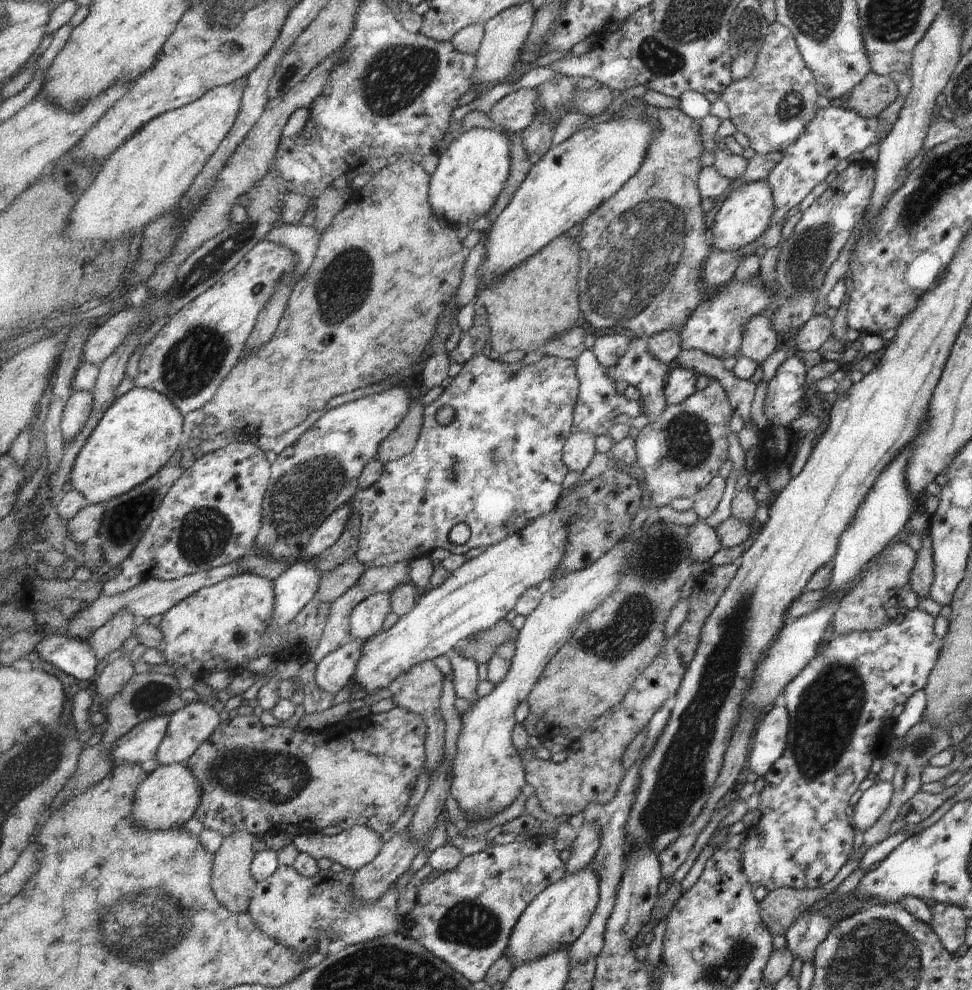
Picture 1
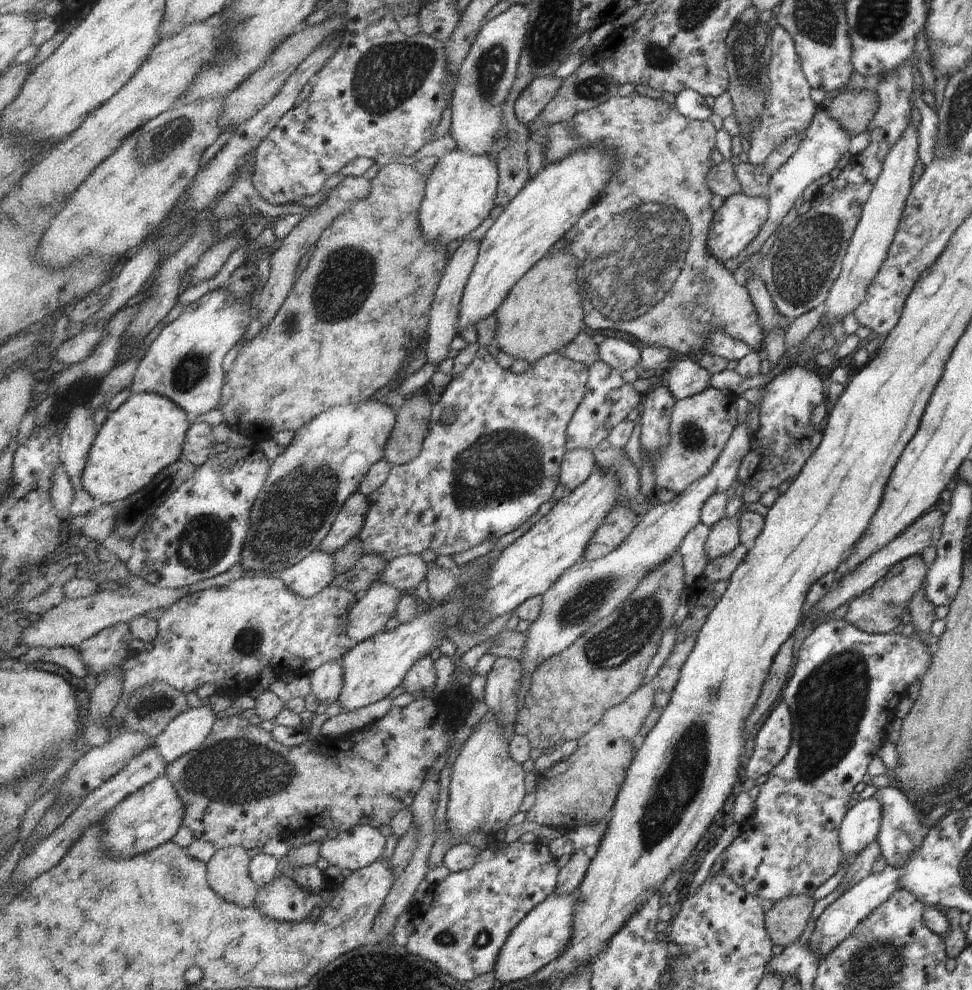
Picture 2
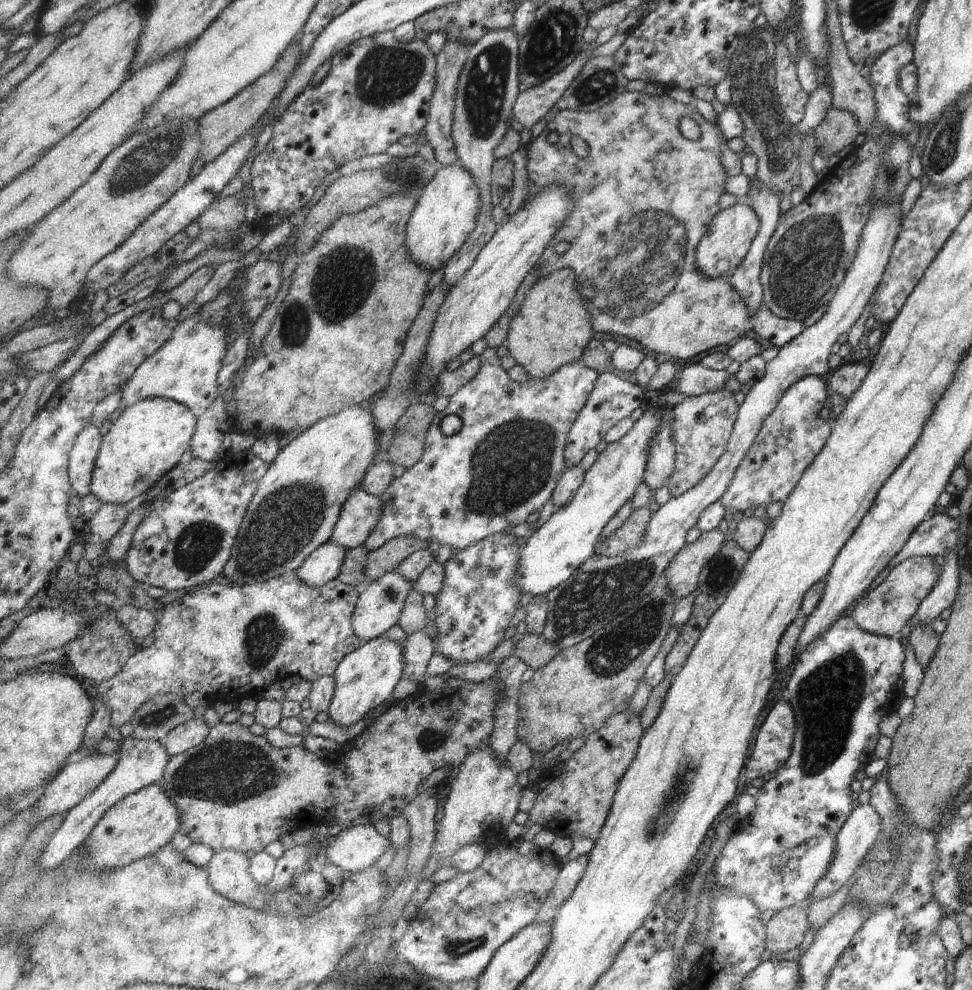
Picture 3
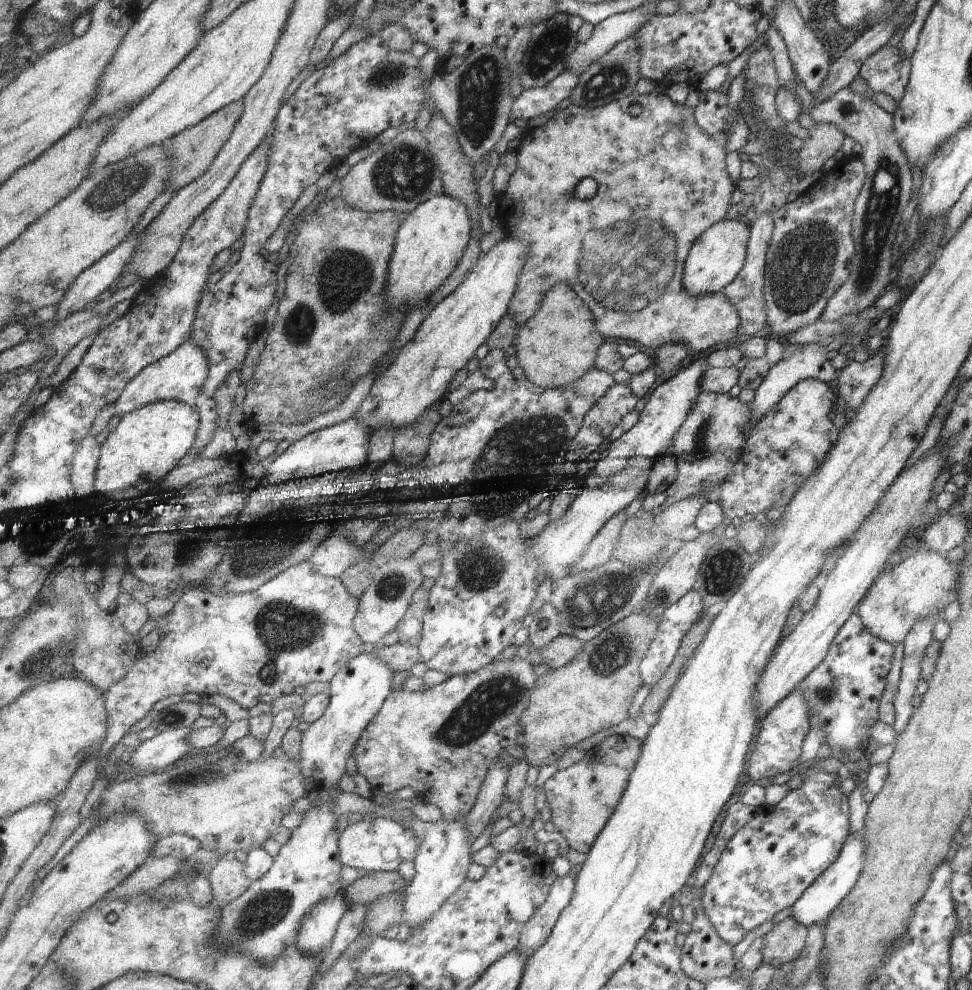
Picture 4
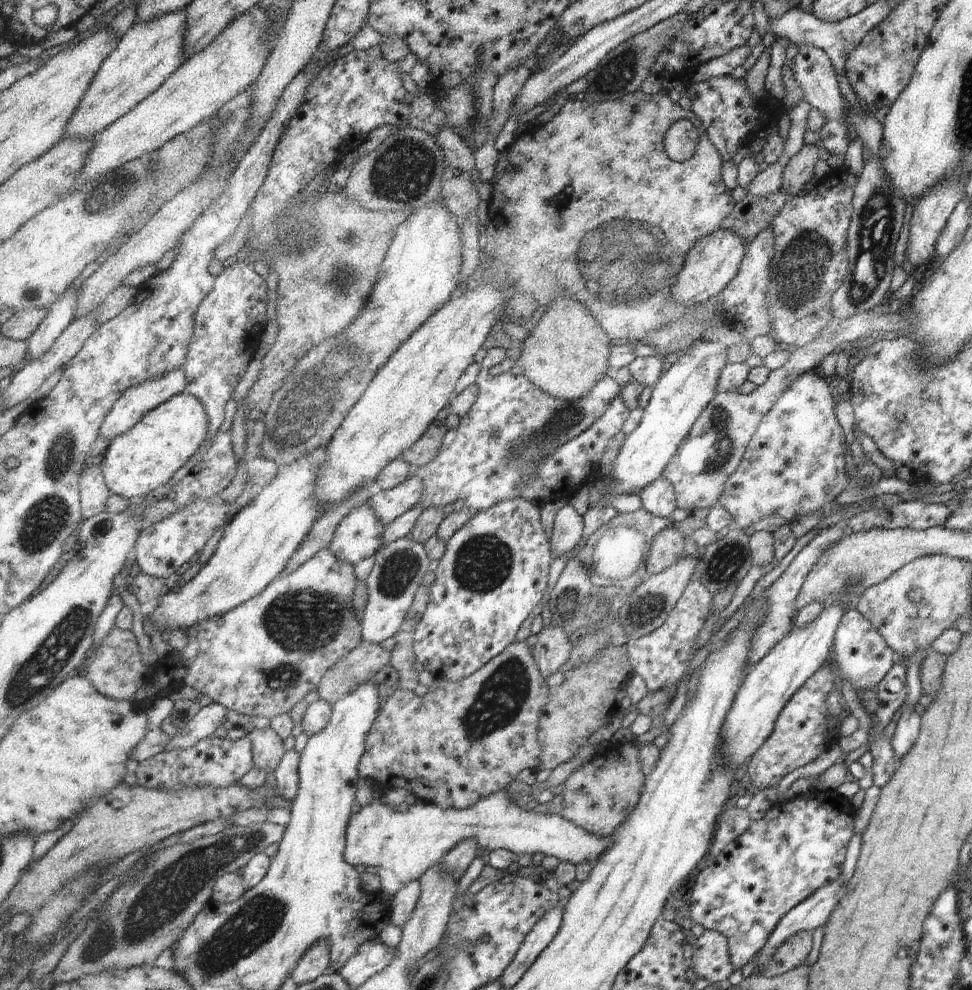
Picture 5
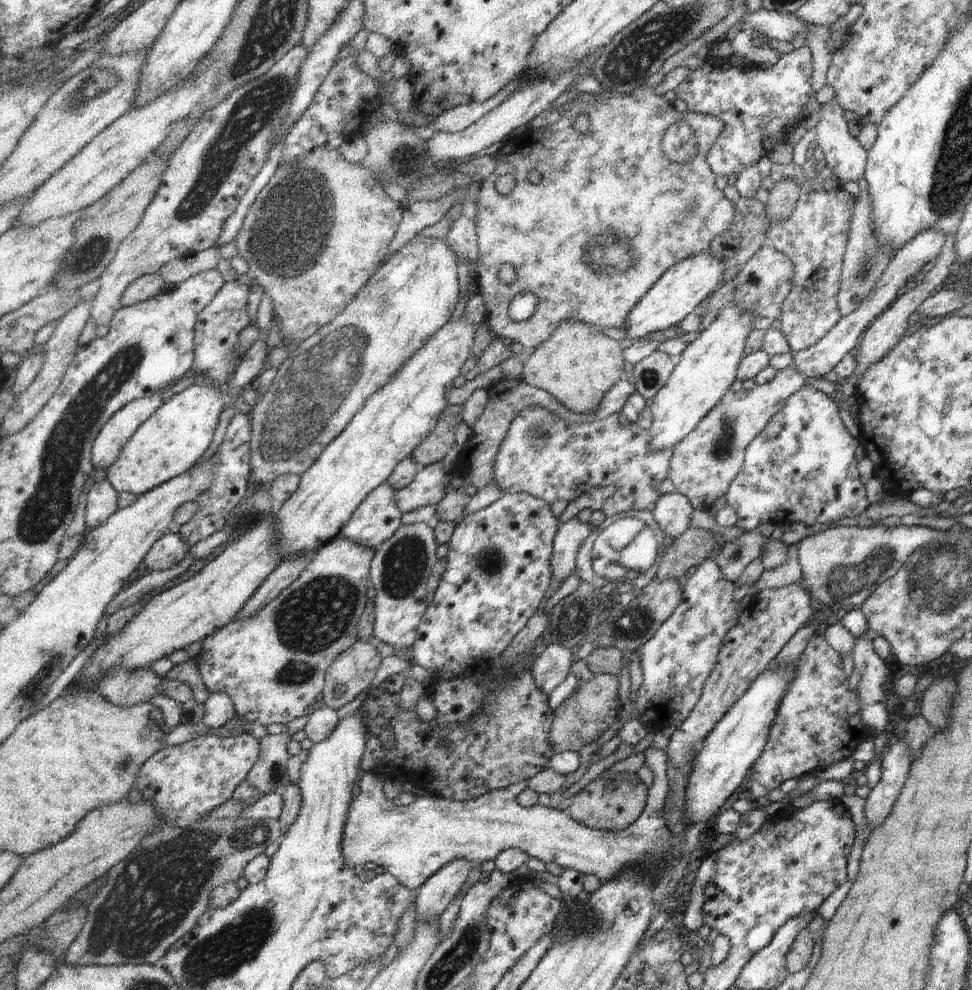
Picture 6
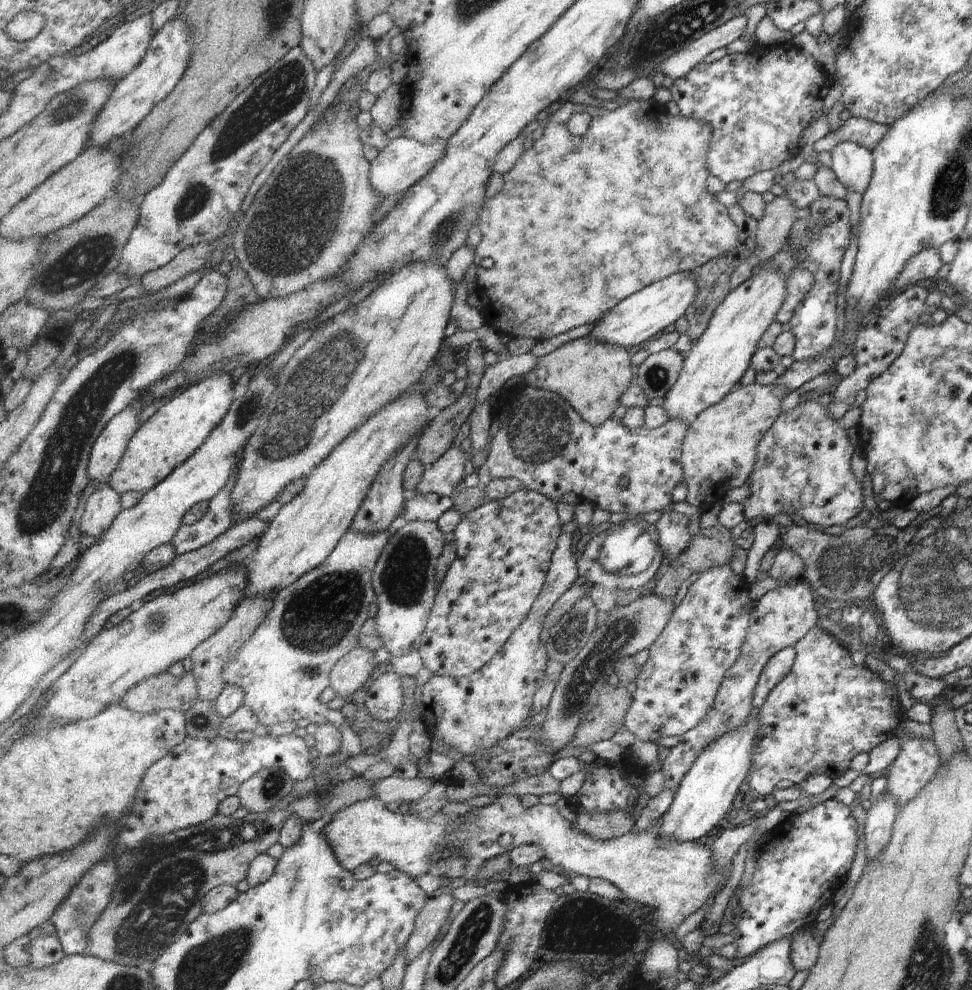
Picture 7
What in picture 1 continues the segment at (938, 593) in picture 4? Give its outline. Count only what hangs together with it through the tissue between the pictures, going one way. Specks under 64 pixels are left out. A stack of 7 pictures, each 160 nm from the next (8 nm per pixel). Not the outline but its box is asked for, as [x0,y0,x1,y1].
[833,542,916,634]

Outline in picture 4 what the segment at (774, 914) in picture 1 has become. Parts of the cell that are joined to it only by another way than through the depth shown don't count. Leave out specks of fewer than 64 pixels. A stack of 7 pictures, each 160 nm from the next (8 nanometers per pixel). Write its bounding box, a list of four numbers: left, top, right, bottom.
[761,917,807,970]

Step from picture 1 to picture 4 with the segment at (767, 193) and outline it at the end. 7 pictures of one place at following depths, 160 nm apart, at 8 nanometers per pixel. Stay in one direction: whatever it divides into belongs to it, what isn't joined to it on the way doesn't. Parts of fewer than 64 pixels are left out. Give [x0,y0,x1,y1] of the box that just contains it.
[683,218,750,297]

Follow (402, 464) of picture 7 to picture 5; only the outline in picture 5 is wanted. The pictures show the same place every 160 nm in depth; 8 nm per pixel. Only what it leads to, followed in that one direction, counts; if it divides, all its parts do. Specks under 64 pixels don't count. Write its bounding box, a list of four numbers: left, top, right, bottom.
[330,502,385,566]

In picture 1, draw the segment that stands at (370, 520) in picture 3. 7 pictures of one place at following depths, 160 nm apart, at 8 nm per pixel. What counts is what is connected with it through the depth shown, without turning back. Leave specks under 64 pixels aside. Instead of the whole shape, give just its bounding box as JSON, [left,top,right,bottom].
[305,505,352,558]

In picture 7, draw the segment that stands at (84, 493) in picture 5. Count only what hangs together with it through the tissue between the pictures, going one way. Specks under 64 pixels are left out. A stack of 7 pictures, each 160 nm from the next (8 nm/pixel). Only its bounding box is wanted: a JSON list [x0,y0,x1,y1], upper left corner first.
[79,485,123,540]

